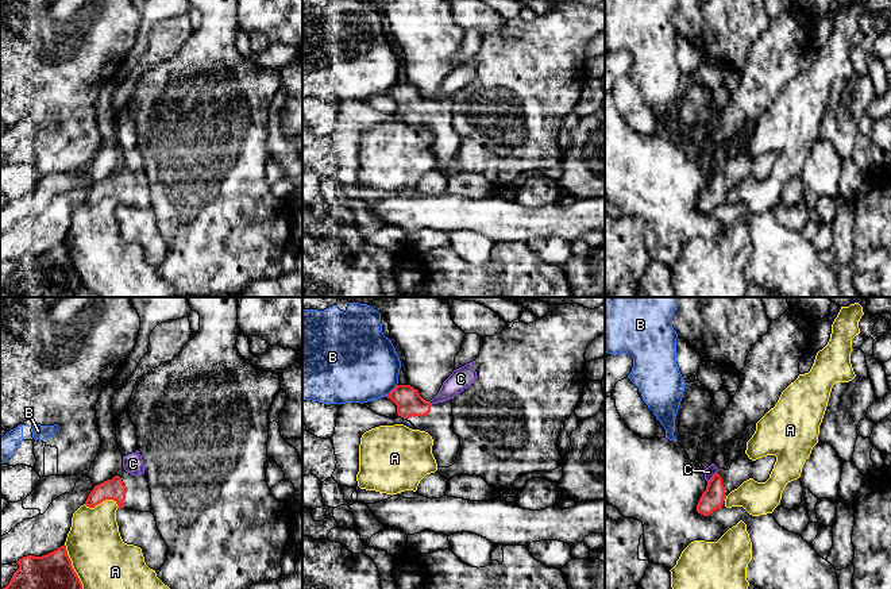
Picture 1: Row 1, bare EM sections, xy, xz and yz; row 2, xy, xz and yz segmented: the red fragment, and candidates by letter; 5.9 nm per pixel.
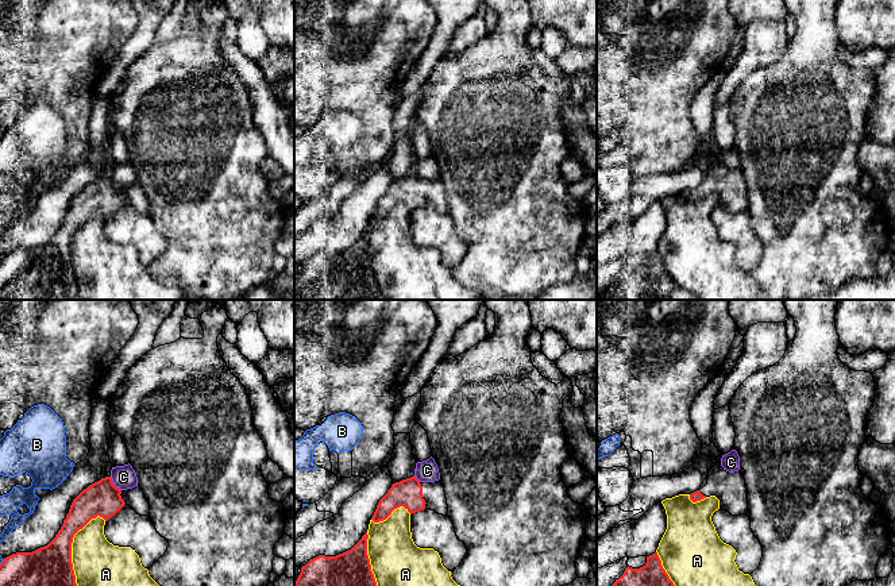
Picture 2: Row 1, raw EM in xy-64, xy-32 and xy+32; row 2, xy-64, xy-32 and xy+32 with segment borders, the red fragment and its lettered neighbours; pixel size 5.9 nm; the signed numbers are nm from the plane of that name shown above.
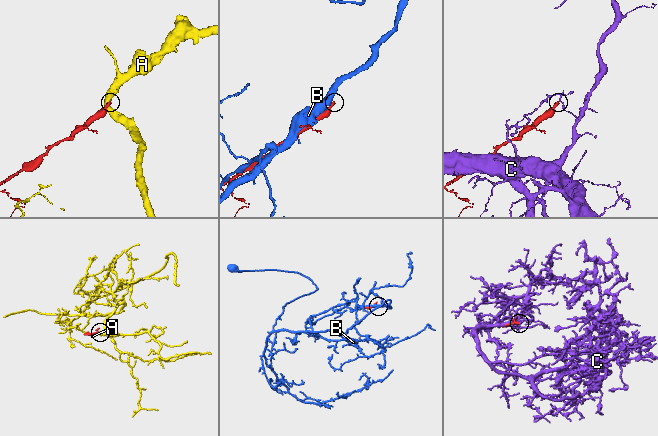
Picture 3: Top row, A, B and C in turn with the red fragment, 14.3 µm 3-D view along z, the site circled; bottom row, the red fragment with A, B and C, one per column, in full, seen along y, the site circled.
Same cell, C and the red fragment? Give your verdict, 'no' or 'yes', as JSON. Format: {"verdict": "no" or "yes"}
{"verdict": "no"}

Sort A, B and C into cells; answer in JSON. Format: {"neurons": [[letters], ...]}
{"neurons": [["A"], ["B"], ["C"]]}

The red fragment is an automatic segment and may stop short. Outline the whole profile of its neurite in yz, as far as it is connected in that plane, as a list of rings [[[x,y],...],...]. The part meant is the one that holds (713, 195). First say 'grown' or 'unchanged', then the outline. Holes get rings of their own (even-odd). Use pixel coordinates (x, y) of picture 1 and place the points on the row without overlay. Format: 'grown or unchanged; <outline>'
grown; [[[742,151],[732,159],[729,168],[720,166],[707,180],[706,188],[698,199],[697,209],[709,213],[714,208],[725,204],[726,193],[749,176],[757,180],[765,180],[770,176],[775,159],[775,153],[752,158],[747,151]]]

